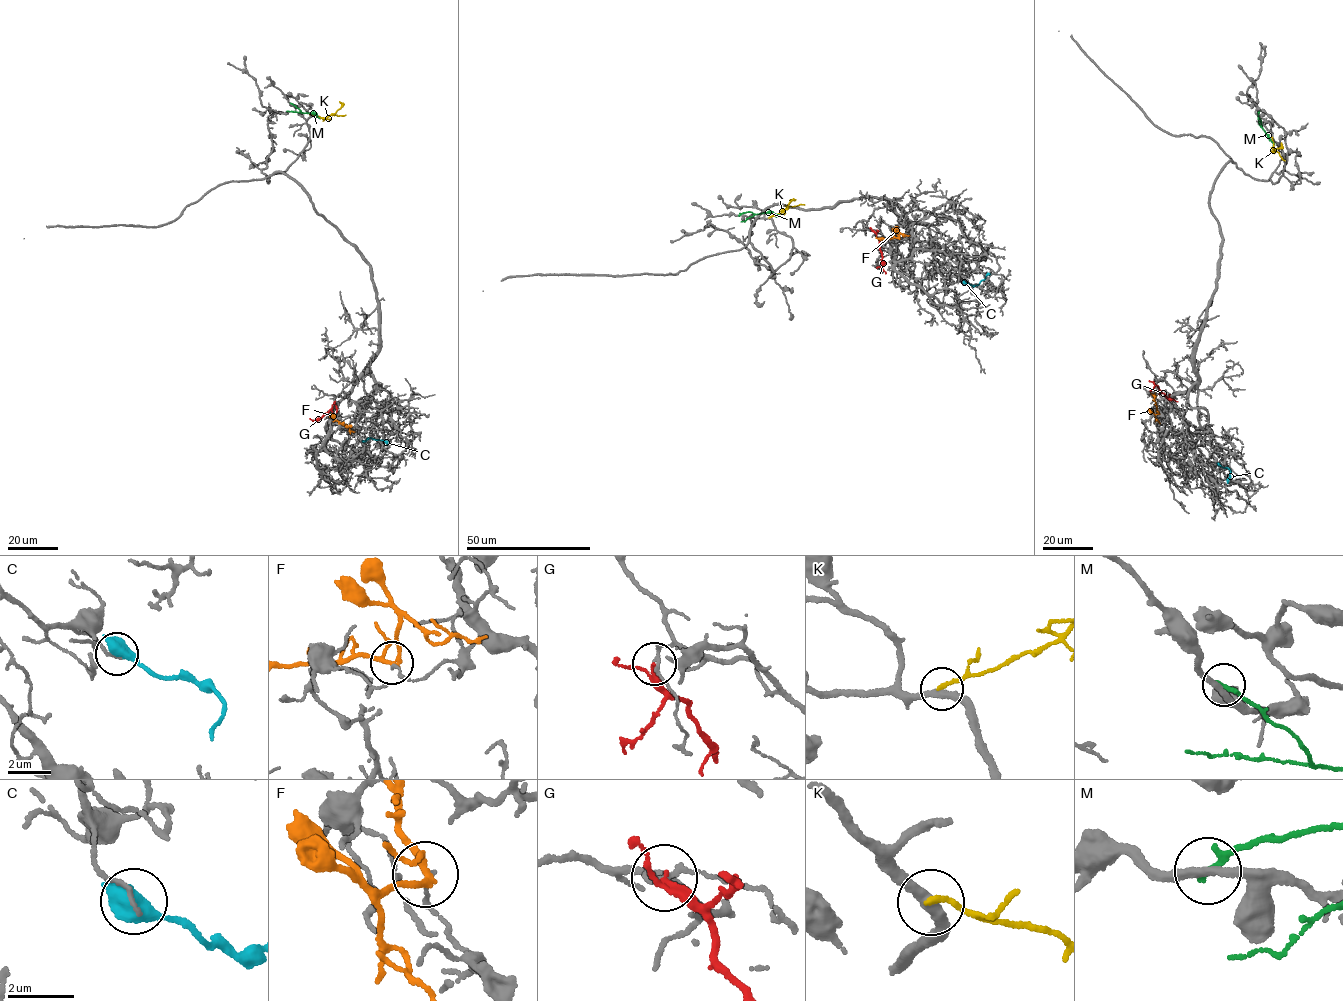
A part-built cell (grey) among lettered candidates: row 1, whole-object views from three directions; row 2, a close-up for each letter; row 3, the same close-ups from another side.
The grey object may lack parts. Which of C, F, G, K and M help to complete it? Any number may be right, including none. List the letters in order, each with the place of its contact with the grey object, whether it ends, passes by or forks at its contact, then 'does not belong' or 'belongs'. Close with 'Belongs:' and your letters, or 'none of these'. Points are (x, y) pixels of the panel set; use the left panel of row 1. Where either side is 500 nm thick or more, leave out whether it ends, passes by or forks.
C: contact (363, 442); does not belong
F: contact (345, 426); it forks; does not belong
G: contact (334, 401); it passes by; does not belong
K: contact (310, 114); it ends; does not belong
M: contact (291, 103); it ends; does not belong
Belongs: none of these

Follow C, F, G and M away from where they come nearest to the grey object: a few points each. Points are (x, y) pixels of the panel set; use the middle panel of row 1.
C: (965, 281), (977, 285), (990, 274)
F: (898, 238), (876, 237)
G: (872, 230), (880, 241), (882, 269), (885, 273)
M: (739, 215), (749, 212), (779, 214)

